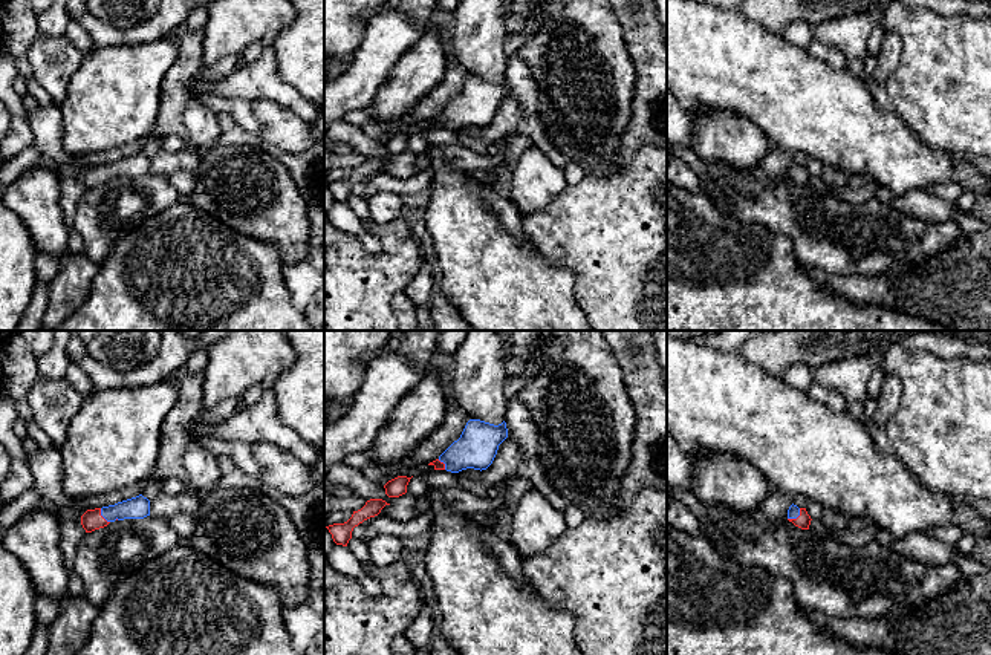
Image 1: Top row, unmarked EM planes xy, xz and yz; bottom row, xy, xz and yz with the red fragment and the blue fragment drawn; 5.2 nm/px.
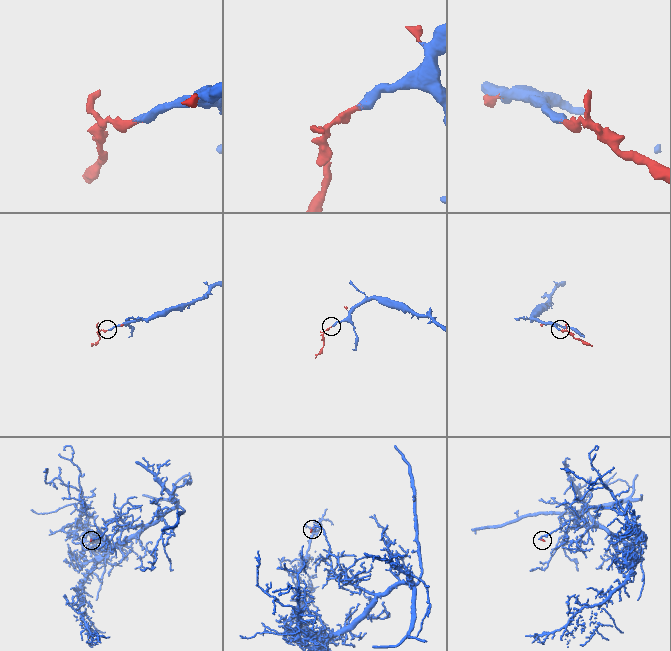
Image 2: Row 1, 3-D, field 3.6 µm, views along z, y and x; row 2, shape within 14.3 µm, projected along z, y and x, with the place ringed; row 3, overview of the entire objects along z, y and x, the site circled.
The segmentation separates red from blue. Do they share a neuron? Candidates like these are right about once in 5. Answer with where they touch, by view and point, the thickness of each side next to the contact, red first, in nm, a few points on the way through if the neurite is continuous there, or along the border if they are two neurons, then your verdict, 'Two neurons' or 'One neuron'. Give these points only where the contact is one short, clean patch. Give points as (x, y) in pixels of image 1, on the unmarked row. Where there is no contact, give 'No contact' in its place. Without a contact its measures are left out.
Touches red at yz (797, 175). Thickness 80 nm (red) against 60 nm. One neuron

